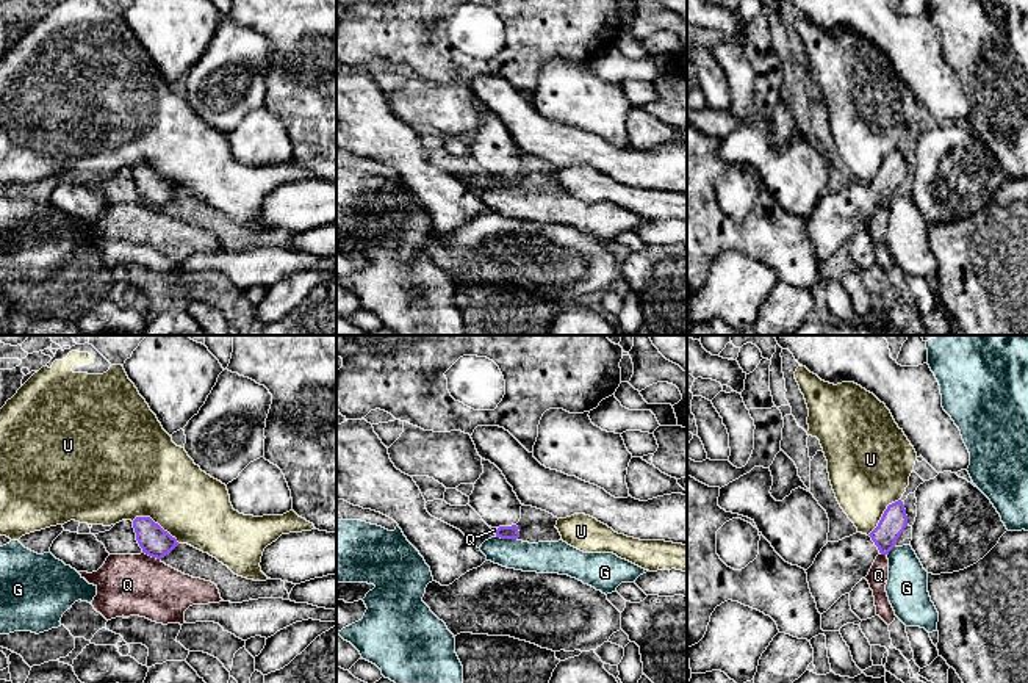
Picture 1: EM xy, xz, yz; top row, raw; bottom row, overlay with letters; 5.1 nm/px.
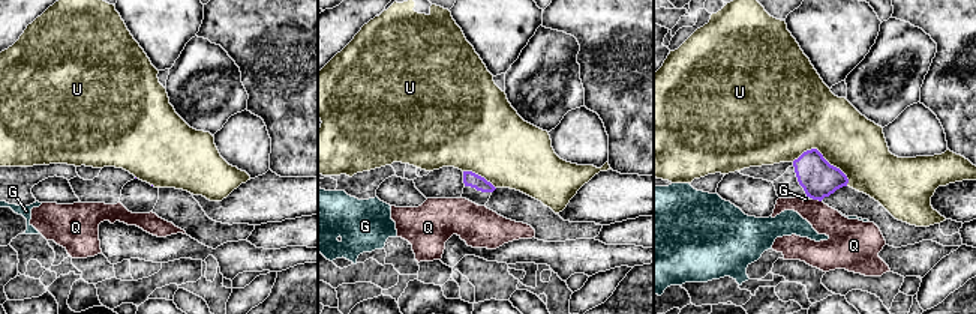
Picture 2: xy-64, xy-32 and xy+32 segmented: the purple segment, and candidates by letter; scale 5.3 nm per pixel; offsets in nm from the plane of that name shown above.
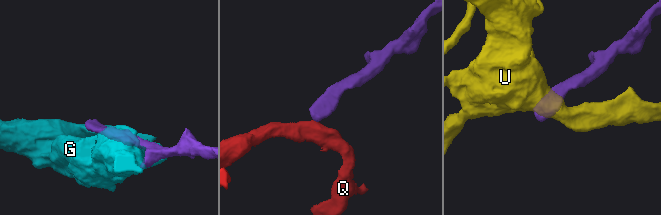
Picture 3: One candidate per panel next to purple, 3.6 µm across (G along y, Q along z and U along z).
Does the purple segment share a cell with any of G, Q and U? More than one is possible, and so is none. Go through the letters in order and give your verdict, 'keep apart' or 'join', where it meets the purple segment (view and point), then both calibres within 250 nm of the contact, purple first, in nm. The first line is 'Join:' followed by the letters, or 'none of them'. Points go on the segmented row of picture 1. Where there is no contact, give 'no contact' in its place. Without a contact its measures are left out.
Join: none of them
G: keep apart; meets purple in xz at (506, 538); 70 nm thick on the purple side, 160 nm on the other
Q: keep apart; meets purple in xy at (152, 556); 150 nm thick on the purple side, 320 nm on the other
U: keep apart; meets purple in xy at (154, 522); 150 nm thick on the purple side, 440 nm on the other

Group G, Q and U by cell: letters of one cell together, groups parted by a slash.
G / Q / U

